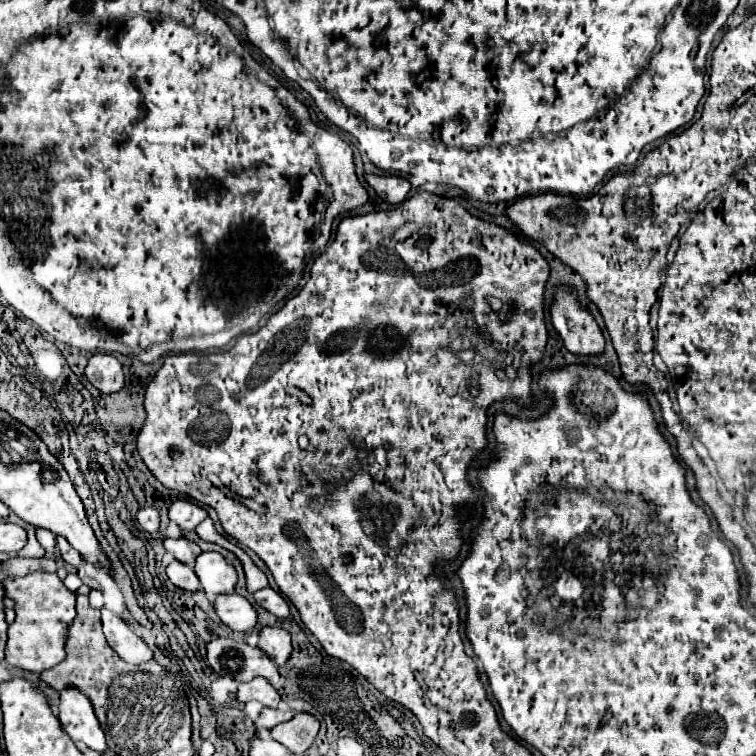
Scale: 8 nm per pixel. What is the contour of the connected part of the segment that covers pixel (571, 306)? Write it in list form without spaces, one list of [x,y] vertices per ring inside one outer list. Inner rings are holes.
[[[562,285],[552,305],[552,323],[560,333],[564,347],[574,355],[602,355],[604,337],[594,317],[580,305],[574,289]]]

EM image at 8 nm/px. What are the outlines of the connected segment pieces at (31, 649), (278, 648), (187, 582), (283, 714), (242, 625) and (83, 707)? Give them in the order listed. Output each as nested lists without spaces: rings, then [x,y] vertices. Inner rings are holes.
[[[38,571],[24,577],[2,579],[6,597],[14,599],[16,621],[8,627],[6,661],[24,671],[40,673],[64,661],[64,635],[74,619],[74,593],[64,587],[56,573]]]
[[[262,627],[258,647],[276,663],[284,665],[292,653],[292,643],[288,631],[280,627]]]
[[[172,561],[168,567],[166,567],[166,575],[168,575],[168,579],[178,587],[178,589],[182,589],[182,591],[198,591],[200,589],[200,583],[198,583],[198,579],[196,579],[196,573],[188,567],[188,565],[184,565],[184,563],[180,563],[180,561]]]
[[[264,707],[262,713],[260,713],[260,717],[258,717],[258,721],[256,721],[256,725],[270,729],[270,727],[274,727],[278,723],[290,721],[292,717],[294,717],[294,711],[280,711],[280,709],[268,709],[268,707]]]
[[[236,593],[218,595],[212,605],[220,621],[228,625],[232,631],[250,631],[258,621],[254,607]]]
[[[72,687],[60,693],[60,723],[74,743],[80,741],[100,755],[108,751],[104,733],[92,711],[92,703],[86,695],[80,695],[80,691],[74,691]]]

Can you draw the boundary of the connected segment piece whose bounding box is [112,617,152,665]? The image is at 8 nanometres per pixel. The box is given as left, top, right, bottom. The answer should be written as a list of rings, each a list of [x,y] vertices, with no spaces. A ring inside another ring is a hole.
[[[118,617],[118,639],[114,635],[112,639],[112,649],[126,661],[126,663],[132,663],[132,665],[142,665],[146,661],[152,659],[152,651],[150,647],[138,639],[130,629],[128,625],[124,625],[124,621]]]

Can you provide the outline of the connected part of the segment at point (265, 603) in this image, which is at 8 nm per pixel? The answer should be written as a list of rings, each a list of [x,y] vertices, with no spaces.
[[[266,587],[266,589],[256,591],[254,593],[254,601],[256,601],[256,605],[260,605],[268,613],[276,615],[278,619],[284,619],[284,617],[290,615],[290,609],[288,609],[286,599],[280,593],[276,593],[272,587]]]

